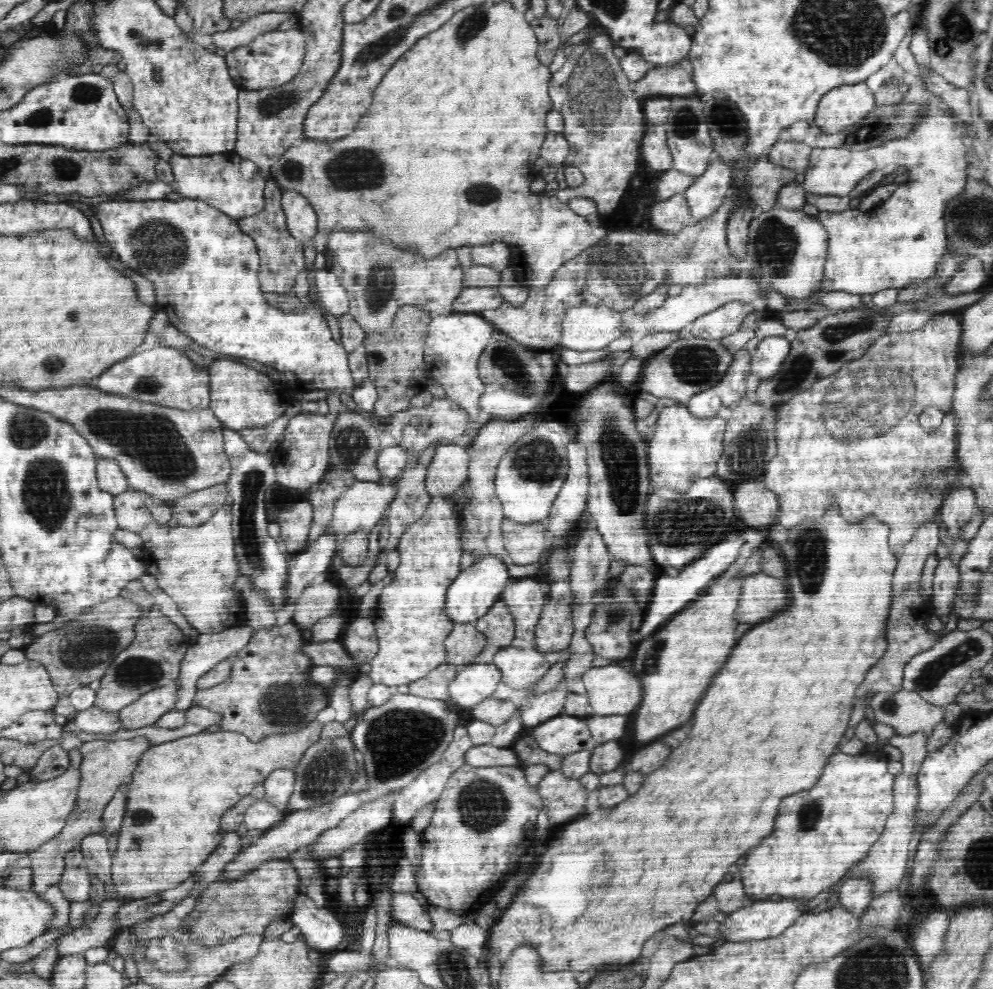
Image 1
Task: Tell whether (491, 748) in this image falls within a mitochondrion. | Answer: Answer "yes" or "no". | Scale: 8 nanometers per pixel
no

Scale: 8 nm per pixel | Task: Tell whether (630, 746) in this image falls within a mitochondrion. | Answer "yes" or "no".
no

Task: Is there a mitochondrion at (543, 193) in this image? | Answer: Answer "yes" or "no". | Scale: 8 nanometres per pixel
no

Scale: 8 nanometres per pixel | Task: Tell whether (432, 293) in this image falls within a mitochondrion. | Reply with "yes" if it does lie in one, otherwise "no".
no

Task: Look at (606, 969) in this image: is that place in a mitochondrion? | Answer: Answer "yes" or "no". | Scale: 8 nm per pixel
no

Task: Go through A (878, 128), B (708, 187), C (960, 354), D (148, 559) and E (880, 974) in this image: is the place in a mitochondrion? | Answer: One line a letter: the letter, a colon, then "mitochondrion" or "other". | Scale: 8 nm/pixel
A: mitochondrion
B: other
C: other
D: other
E: mitochondrion

